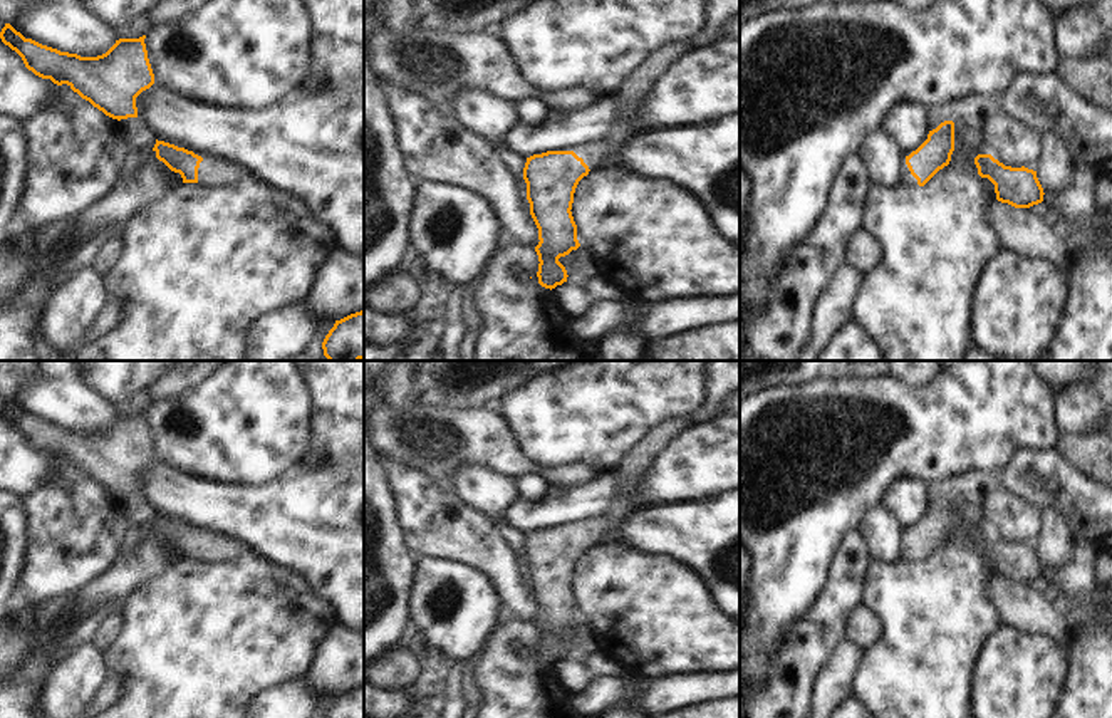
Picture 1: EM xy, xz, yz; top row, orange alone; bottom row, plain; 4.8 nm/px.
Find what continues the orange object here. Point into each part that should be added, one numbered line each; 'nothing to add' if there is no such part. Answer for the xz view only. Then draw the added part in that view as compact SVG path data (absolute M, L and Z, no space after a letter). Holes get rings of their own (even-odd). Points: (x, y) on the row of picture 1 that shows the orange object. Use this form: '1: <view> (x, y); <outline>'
1: xz (594, 155); M626 122L614 127L605 138L594 144L582 144L574 153L584 159L590 171L605 166L605 159L612 156L626 141L632 139L637 133Z

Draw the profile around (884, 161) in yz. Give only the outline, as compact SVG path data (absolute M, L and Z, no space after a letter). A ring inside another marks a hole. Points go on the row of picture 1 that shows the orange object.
M884 127L865 138L859 158L865 164L872 185L896 186L902 183L906 156Z

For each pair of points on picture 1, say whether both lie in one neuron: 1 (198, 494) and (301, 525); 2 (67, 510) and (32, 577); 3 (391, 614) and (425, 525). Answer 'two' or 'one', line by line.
1: one
2: one
3: two

